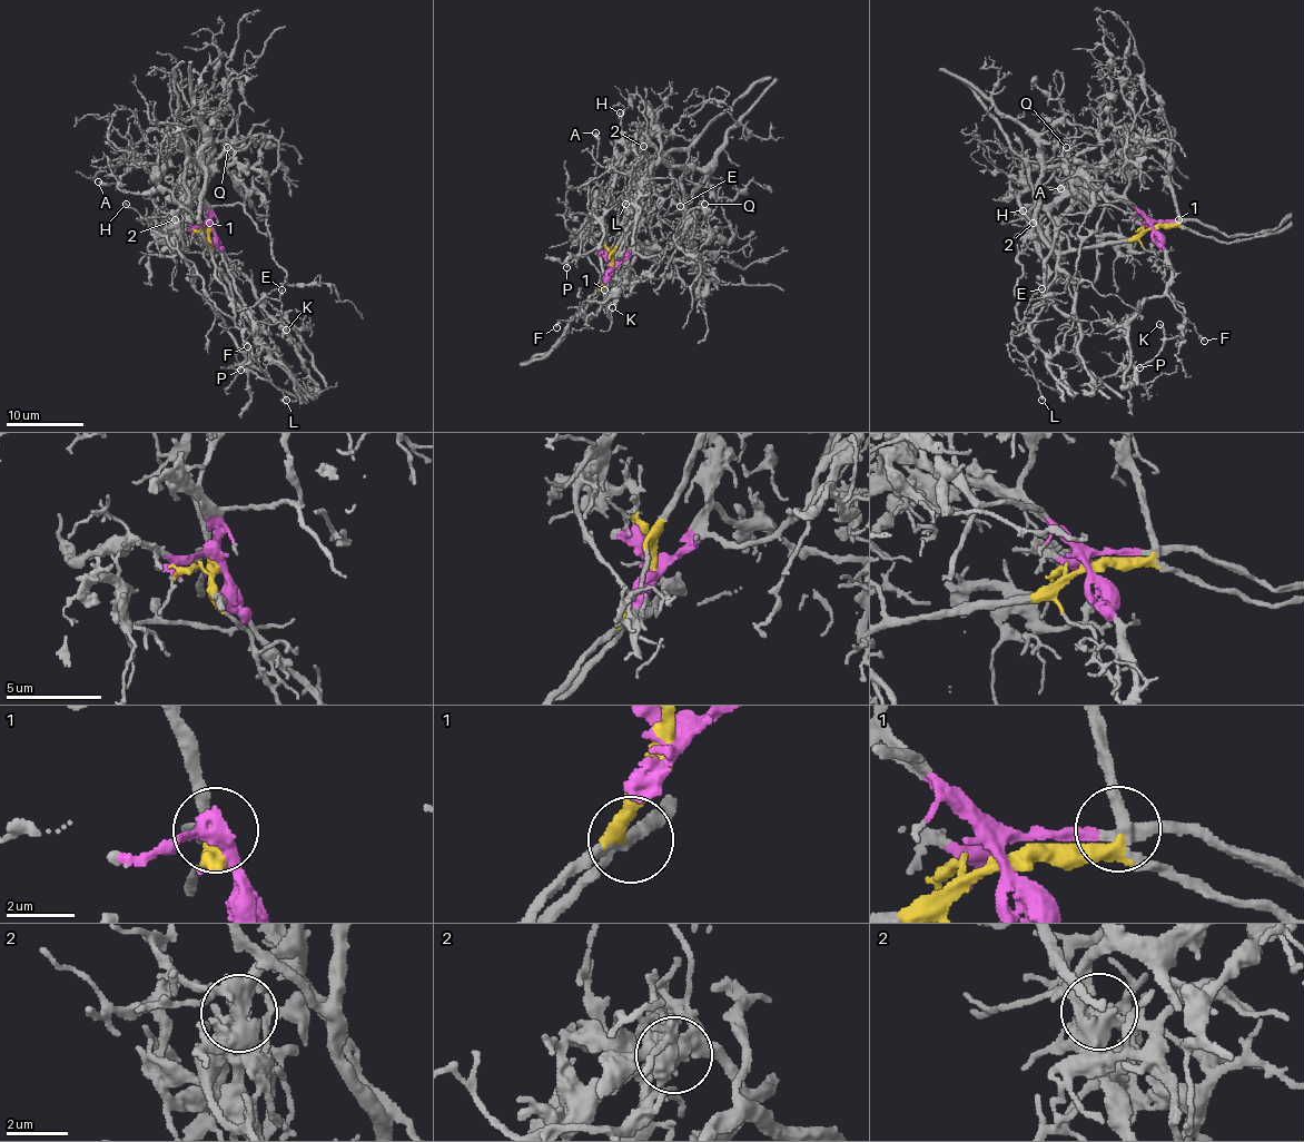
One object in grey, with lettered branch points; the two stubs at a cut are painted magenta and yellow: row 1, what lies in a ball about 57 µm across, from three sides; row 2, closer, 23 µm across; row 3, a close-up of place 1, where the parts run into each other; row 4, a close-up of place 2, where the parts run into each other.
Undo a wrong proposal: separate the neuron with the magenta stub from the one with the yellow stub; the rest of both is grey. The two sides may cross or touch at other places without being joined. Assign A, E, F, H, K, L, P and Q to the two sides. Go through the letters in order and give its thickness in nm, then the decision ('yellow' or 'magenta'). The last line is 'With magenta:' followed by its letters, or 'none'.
A: 320 nm | yellow
E: 130 nm | yellow
F: 180 nm | yellow
H: 150 nm | magenta
K: 140 nm | magenta
L: 170 nm | yellow
P: 150 nm | magenta
Q: 170 nm | magenta
With magenta: H, K, P, Q

